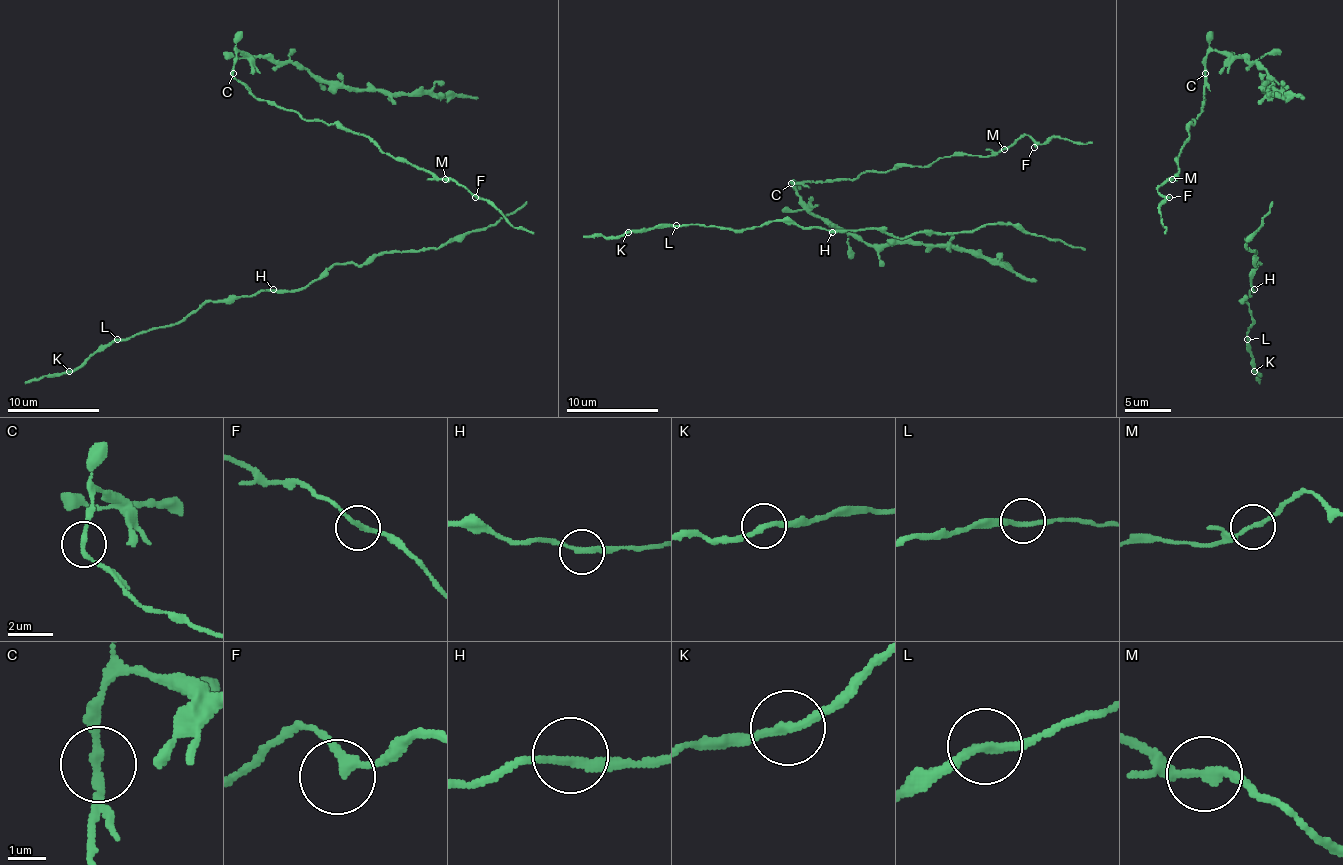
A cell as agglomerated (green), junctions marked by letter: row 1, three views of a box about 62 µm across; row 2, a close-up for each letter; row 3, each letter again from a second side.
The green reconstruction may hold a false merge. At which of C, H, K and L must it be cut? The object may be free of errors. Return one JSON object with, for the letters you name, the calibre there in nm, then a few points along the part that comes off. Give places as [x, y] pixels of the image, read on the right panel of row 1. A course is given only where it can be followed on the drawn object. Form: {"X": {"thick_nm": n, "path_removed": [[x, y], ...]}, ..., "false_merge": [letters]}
{"C": {"thick_nm": 220, "path_removed": [[1206, 73], [1201, 112], [1188, 128], [1176, 158], [1178, 172], [1158, 188], [1167, 199], [1160, 206], [1165, 234]]}, "false_merge": ["C"]}

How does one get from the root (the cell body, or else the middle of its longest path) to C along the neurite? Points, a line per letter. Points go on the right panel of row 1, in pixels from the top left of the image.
C: (1158, 188), (1178, 174), (1176, 160), (1188, 140), (1188, 128), (1201, 112), (1206, 73)

